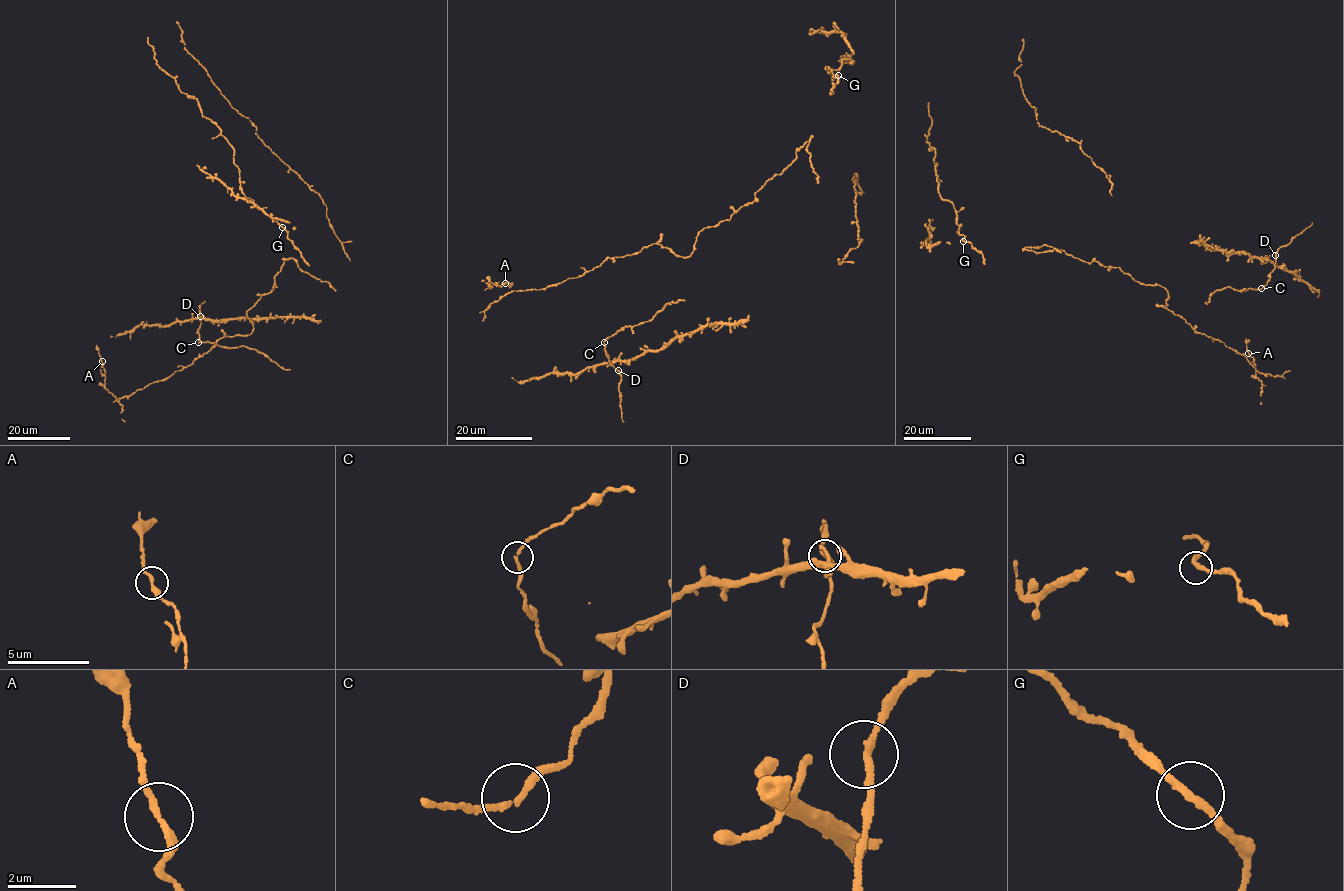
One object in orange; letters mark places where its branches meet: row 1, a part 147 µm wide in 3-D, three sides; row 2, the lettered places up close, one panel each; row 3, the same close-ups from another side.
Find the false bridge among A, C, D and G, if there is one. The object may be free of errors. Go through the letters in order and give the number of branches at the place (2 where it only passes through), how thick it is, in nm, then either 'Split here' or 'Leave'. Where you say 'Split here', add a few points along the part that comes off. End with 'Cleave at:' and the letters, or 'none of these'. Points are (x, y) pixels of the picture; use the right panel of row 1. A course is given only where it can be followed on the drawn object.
A: Branches: 2. Thickness 200 nm. Leave
C: Branches: 2. Thickness 180 nm. Leave
D: Branches: 2. Thickness 190 nm. Leave
G: Branches: 2. Thickness 220 nm. Leave
Cleave at: none of these

